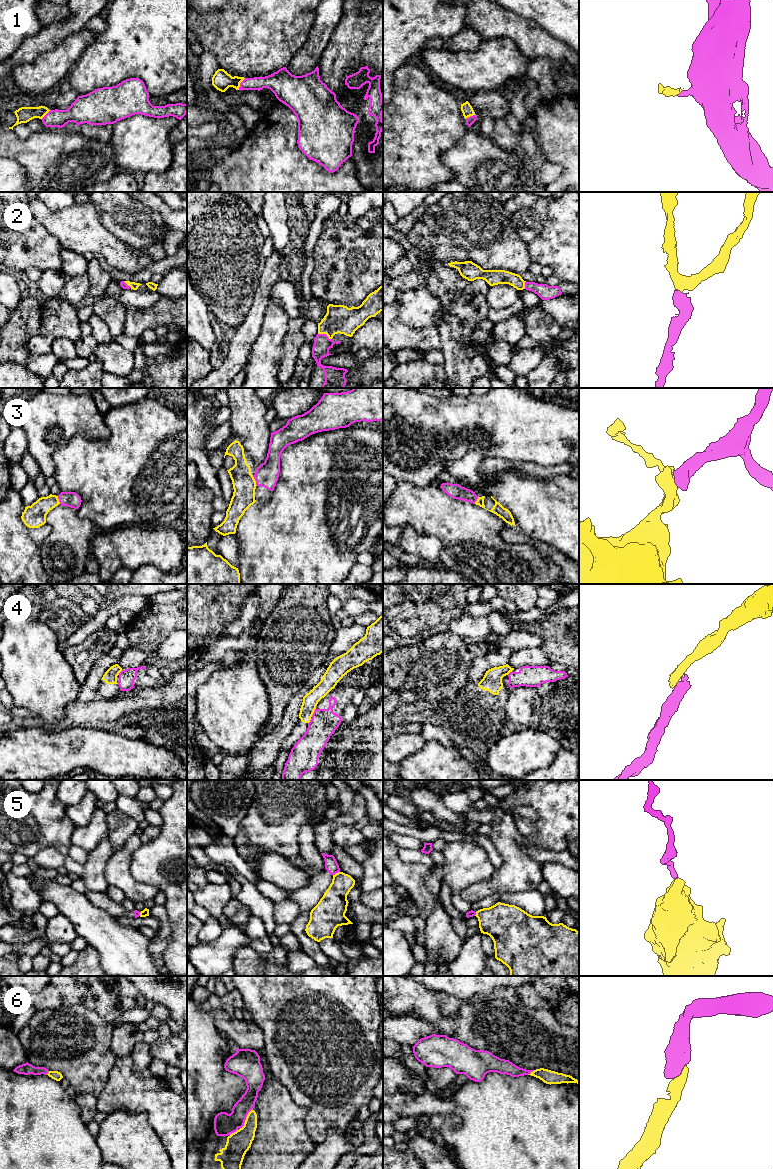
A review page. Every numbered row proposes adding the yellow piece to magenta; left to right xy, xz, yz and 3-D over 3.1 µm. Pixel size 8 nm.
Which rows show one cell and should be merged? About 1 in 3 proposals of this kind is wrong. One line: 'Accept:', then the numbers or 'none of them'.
Accept: 2, 3, 6

